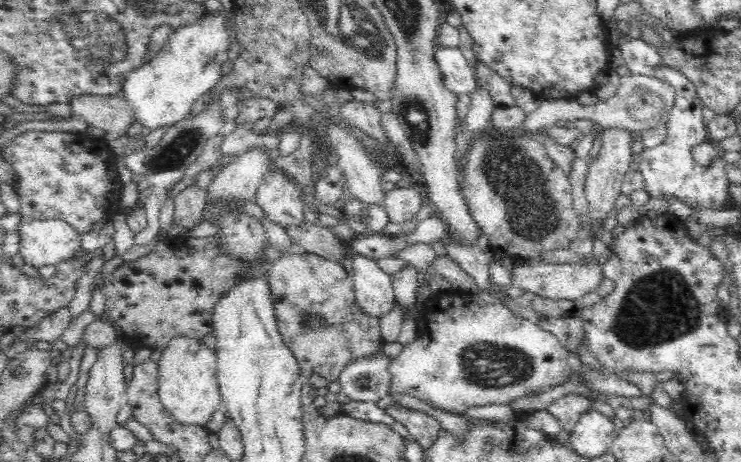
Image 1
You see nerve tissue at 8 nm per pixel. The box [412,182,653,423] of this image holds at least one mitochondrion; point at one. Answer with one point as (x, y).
(490, 366)

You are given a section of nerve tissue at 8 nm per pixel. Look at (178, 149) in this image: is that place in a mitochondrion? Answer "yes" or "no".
yes

